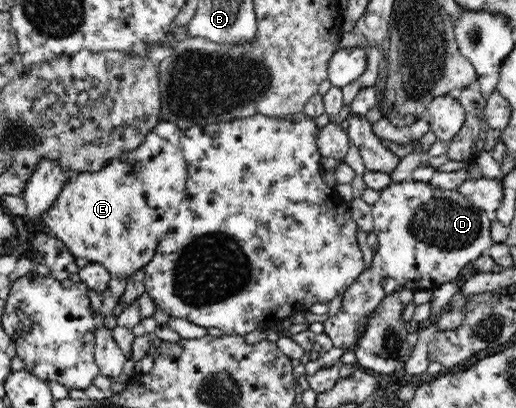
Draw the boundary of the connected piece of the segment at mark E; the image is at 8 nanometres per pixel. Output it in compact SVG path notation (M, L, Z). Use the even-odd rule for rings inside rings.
M150 131L144 142L132 152L122 154L98 172L78 173L76 180L68 180L56 202L42 216L49 234L60 239L77 258L102 263L113 278L130 278L138 269L144 268L156 254L157 246L170 224L178 215L179 204L185 197L188 170L180 148Z

